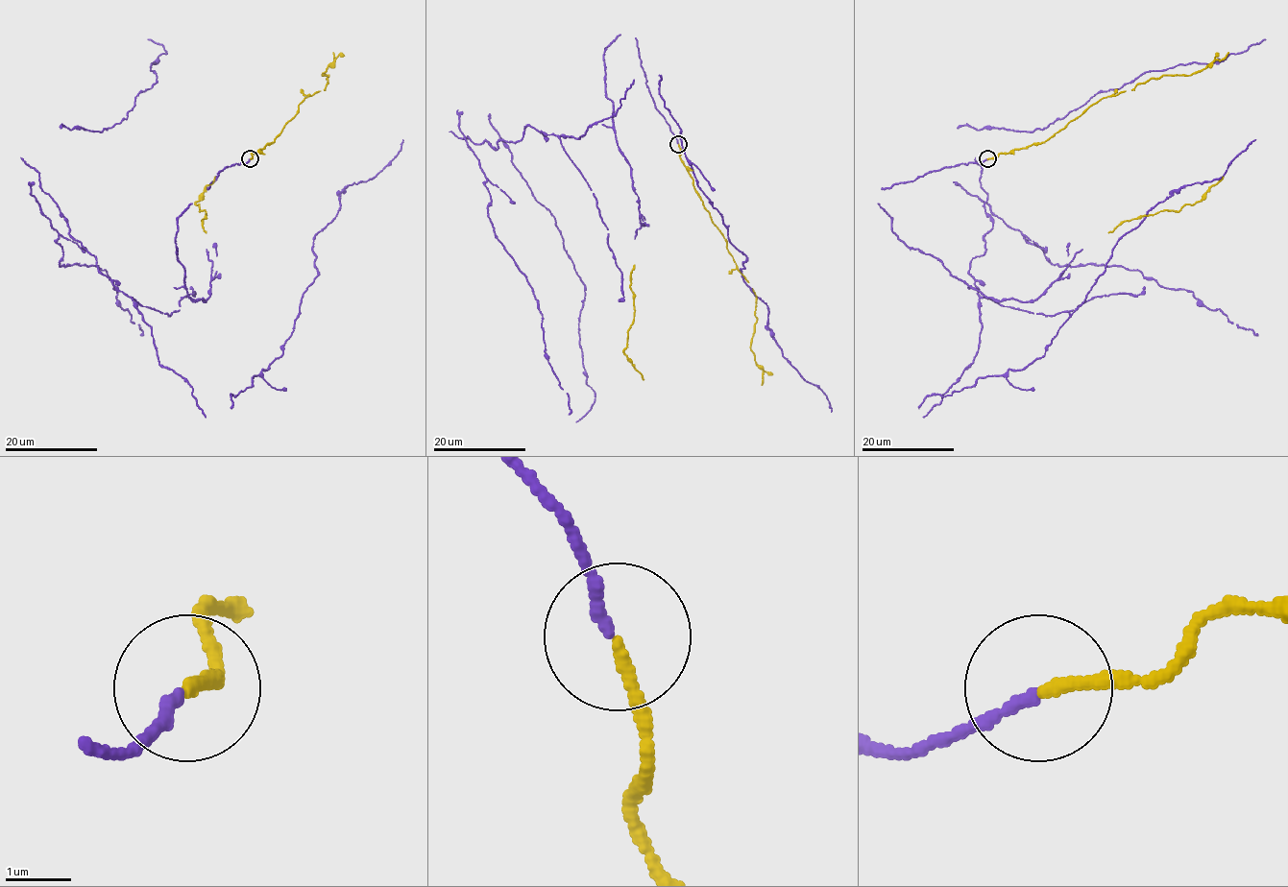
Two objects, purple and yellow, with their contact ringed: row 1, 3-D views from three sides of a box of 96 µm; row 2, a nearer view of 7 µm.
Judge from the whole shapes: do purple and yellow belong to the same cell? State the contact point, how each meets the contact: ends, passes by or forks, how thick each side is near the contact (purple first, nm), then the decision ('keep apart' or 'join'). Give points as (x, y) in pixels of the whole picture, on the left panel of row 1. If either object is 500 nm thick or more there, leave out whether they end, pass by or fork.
at (250, 158); purple ends there; yellow ends there; 170 nm thick on the purple side, 180 nm on the other; join

